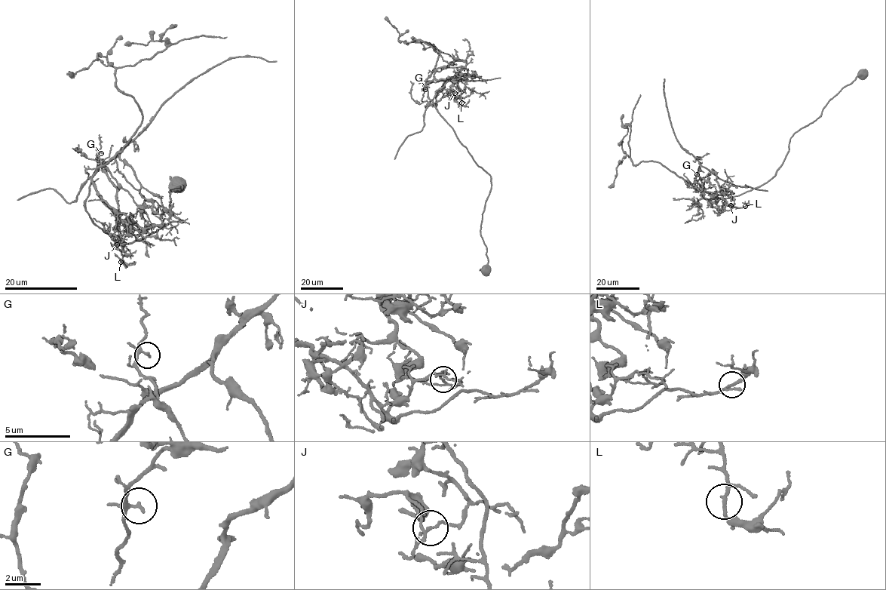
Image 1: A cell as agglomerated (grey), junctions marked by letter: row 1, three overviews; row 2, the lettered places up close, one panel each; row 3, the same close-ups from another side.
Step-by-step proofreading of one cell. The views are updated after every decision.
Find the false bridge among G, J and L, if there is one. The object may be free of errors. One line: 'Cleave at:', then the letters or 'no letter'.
Cleave at: J

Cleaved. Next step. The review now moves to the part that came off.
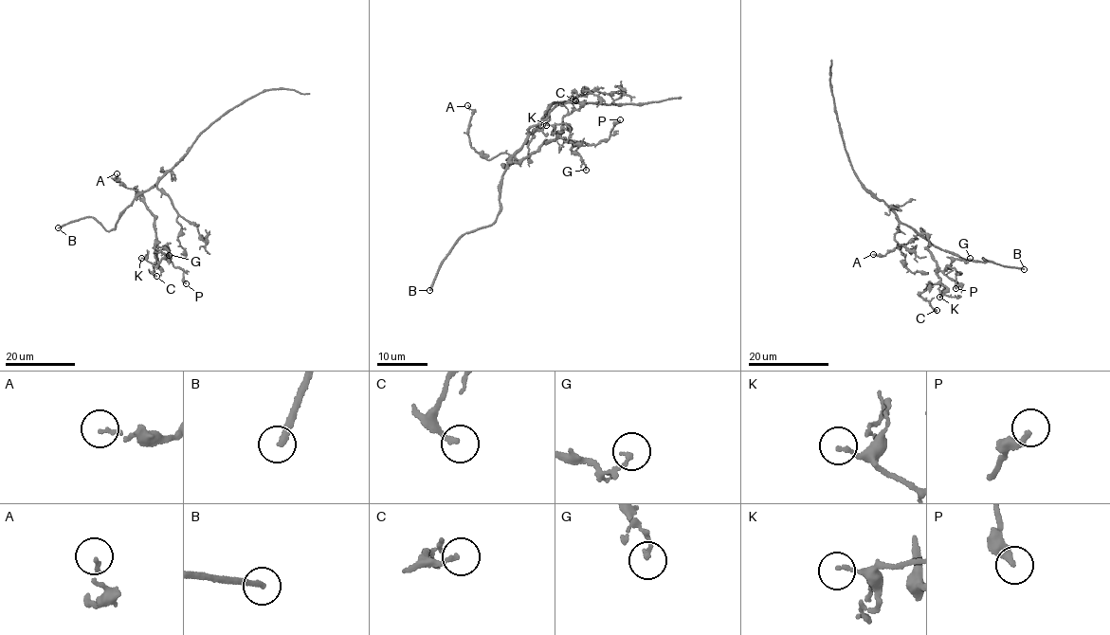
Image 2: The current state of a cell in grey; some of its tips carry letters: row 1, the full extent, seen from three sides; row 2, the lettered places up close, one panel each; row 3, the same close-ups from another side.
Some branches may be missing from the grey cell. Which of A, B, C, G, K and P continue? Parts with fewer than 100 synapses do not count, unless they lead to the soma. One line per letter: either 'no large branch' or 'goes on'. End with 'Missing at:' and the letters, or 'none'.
A: no large branch
B: goes on
C: no large branch
G: no large branch
K: no large branch
P: no large branch
Missing at: B

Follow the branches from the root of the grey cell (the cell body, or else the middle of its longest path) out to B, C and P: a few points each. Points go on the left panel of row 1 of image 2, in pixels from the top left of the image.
B: (165, 172), (154, 187), (142, 191), (126, 208), (113, 229), (106, 230), (94, 218), (87, 216), (58, 227)
C: (165, 172), (142, 194), (154, 218), (154, 252), (160, 251), (168, 258), (154, 268), (156, 276)
P: (165, 172), (142, 194), (154, 215), (157, 245), (167, 248), (174, 266), (183, 270), (186, 283)

